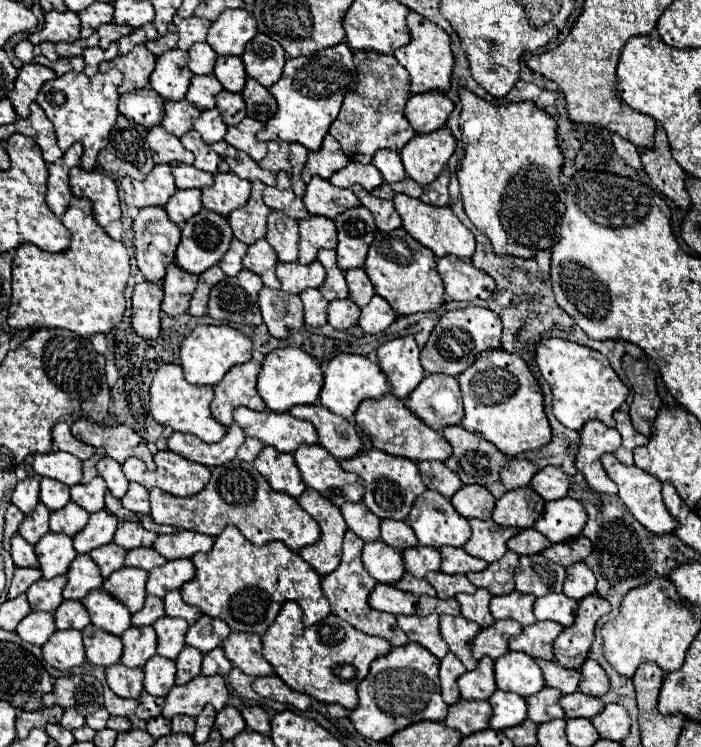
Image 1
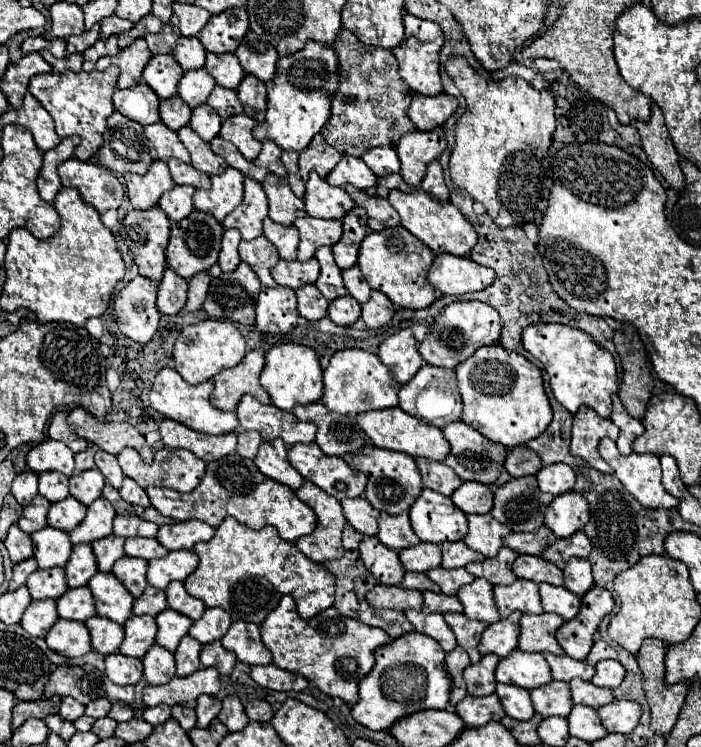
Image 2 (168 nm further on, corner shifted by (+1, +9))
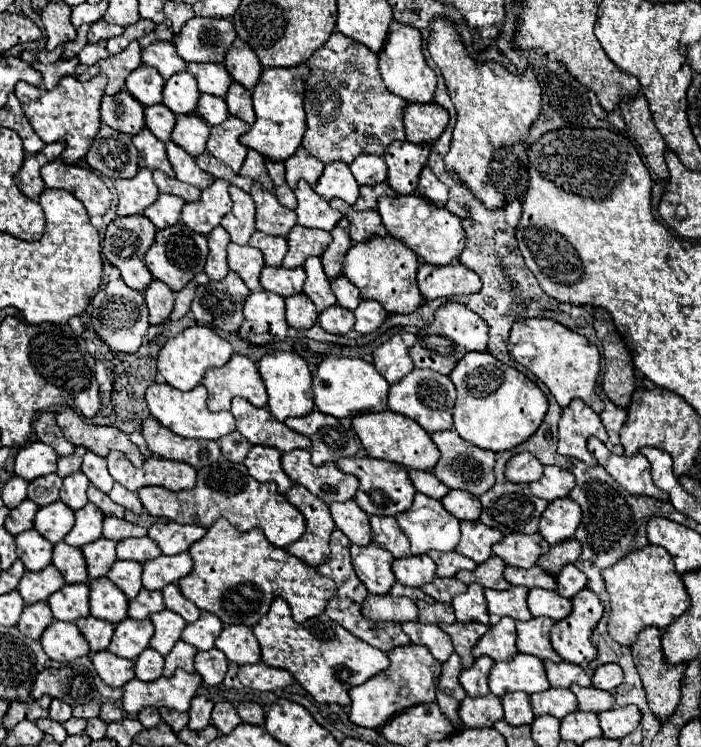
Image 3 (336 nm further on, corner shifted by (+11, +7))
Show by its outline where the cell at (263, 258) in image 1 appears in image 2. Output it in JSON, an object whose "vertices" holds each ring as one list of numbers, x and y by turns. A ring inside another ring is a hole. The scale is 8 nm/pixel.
{"vertices":[[263,235,255,237,251,241,239,243,239,255,241,259,257,273,259,281,265,287,275,287,275,279,271,277,271,267,279,261,279,253,275,251,275,245,267,241]]}

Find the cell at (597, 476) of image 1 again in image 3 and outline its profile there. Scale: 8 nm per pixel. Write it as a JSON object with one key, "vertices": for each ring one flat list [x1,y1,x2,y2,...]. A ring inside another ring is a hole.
{"vertices":[[575,399,569,407,563,409,563,415,559,419,557,453,565,457,577,457,587,465,597,465,597,459,593,459,587,451,587,439,591,435,597,439,607,439,601,417,581,399]]}

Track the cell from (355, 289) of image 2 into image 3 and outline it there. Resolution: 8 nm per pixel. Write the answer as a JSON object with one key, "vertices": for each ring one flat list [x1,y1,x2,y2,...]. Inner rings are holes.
{"vertices":[[339,275,339,277,331,279,331,291,337,297,337,305,341,305,341,307,345,307,349,311,357,309,359,301,361,301,359,289,345,275]]}

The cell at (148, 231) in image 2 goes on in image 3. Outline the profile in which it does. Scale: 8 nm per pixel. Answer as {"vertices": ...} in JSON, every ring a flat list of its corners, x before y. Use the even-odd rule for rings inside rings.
{"vertices":[[133,215,133,217,115,217,105,231,105,239,103,239,103,257,119,269,121,279,127,283,127,287,135,289,135,291,145,291,147,285,153,281,149,269,145,269,145,253,149,249,149,245,153,245,153,237,155,237,157,229,153,223,147,221,145,215]]}

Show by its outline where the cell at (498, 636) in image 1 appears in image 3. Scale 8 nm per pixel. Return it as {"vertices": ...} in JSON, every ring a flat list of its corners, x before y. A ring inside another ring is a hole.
{"vertices":[[505,617,497,625,493,625,473,649,475,657,487,655,493,661,509,661,509,659,513,659,515,653,517,653,517,647,515,647,515,621,511,617]]}

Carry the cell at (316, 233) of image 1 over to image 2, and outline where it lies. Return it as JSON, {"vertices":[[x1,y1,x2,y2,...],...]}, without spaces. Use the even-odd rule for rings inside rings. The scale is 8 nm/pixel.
{"vertices":[[301,217,295,221,299,229,301,243,299,243,299,261,309,261,315,251,323,245,335,245,341,239,341,221,335,219,317,219,317,217]]}

